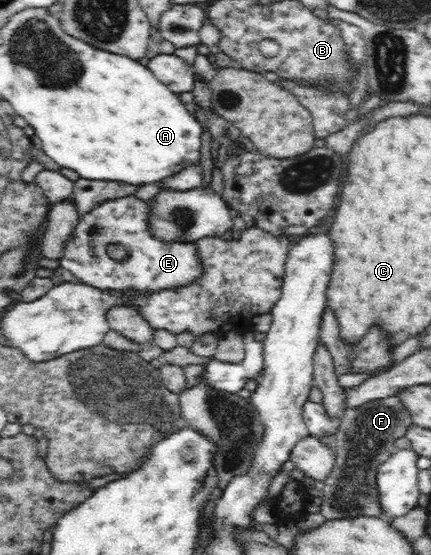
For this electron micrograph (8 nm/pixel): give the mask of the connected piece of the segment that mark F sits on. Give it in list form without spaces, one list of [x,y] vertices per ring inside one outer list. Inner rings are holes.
[[[400,397],[370,400],[356,407],[348,406],[341,418],[338,431],[334,433],[335,464],[324,482],[320,513],[326,521],[372,516],[392,521],[383,515],[377,502],[375,469],[387,460],[395,449],[398,437],[404,437],[412,426],[410,421],[402,421]]]

